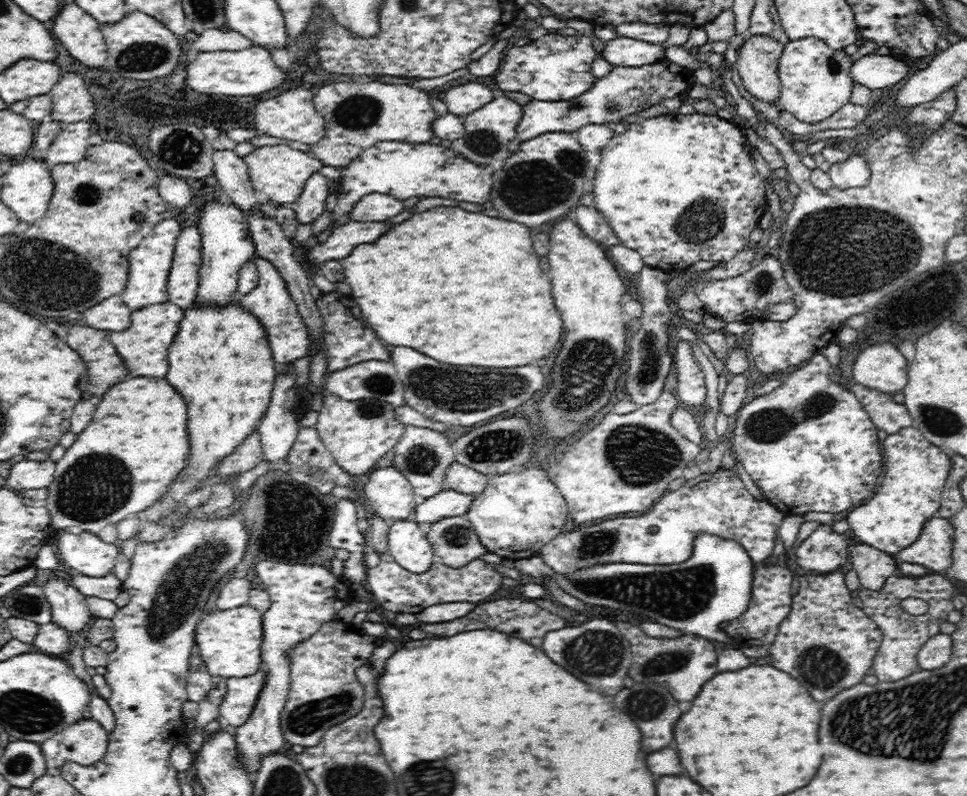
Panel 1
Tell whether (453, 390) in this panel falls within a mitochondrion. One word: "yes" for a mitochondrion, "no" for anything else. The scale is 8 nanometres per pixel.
yes

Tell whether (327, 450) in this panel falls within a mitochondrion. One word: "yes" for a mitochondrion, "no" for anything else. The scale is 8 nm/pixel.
no

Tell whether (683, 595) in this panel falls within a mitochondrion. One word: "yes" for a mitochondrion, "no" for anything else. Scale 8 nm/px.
yes

